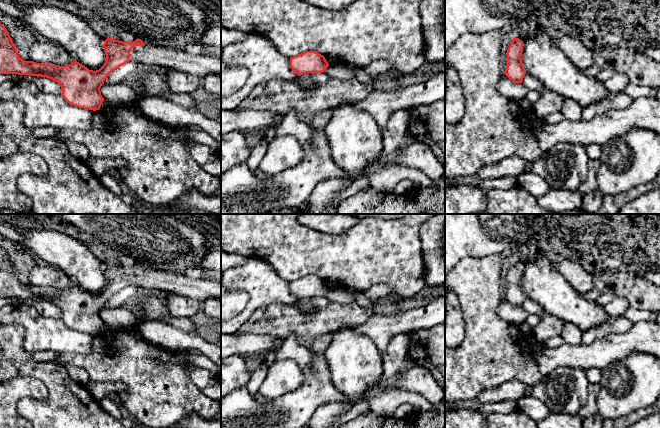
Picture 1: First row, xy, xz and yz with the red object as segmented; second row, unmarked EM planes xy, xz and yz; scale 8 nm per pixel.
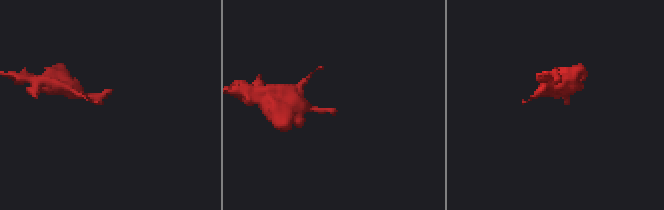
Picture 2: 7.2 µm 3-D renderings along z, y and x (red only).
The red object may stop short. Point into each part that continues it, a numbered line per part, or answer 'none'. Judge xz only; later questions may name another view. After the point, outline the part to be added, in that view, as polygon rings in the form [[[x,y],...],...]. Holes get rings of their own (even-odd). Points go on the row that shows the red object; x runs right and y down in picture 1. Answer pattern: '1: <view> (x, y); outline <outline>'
none

